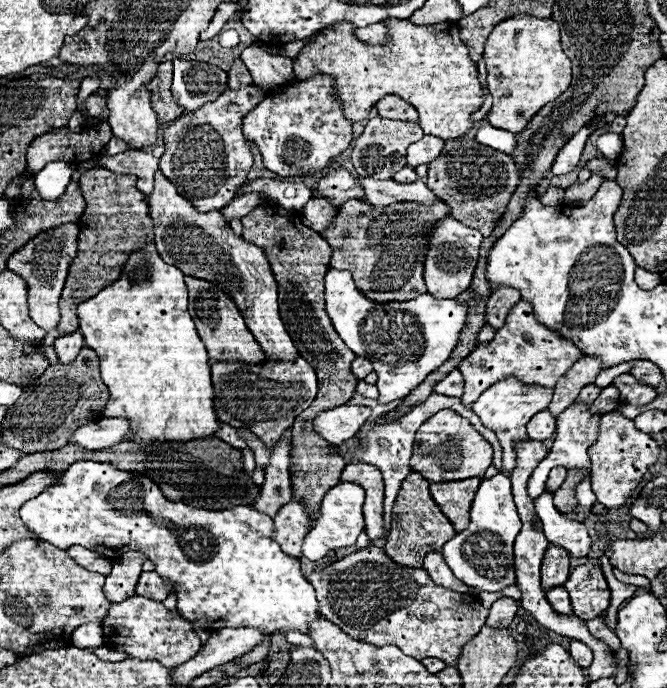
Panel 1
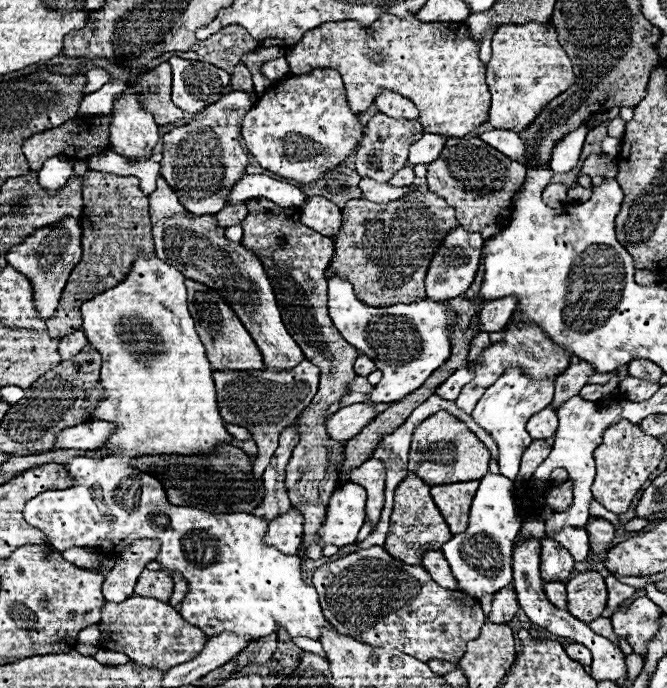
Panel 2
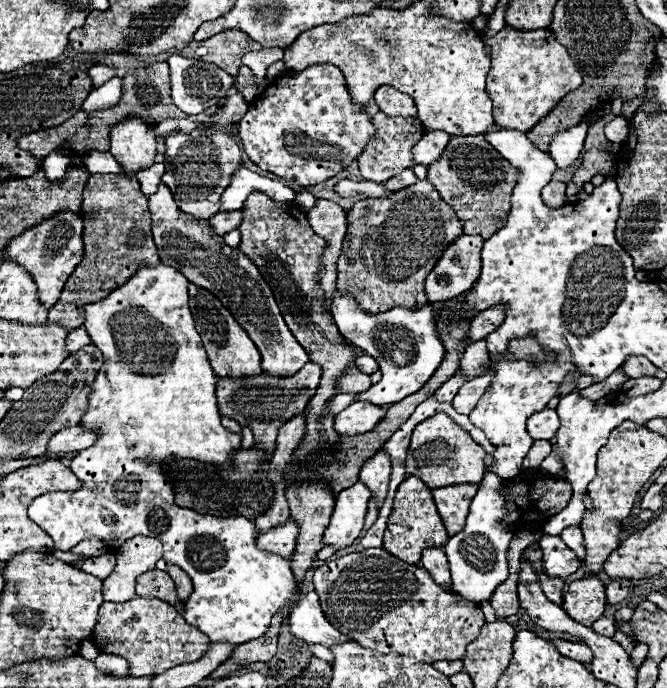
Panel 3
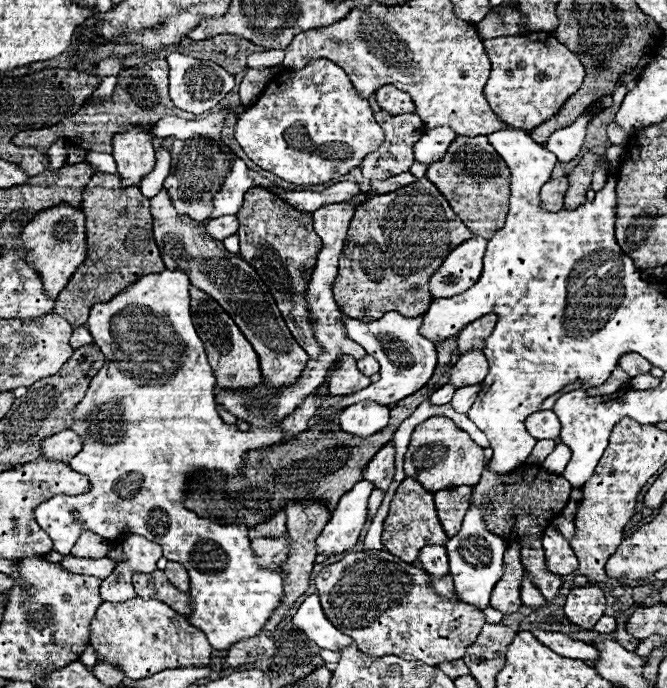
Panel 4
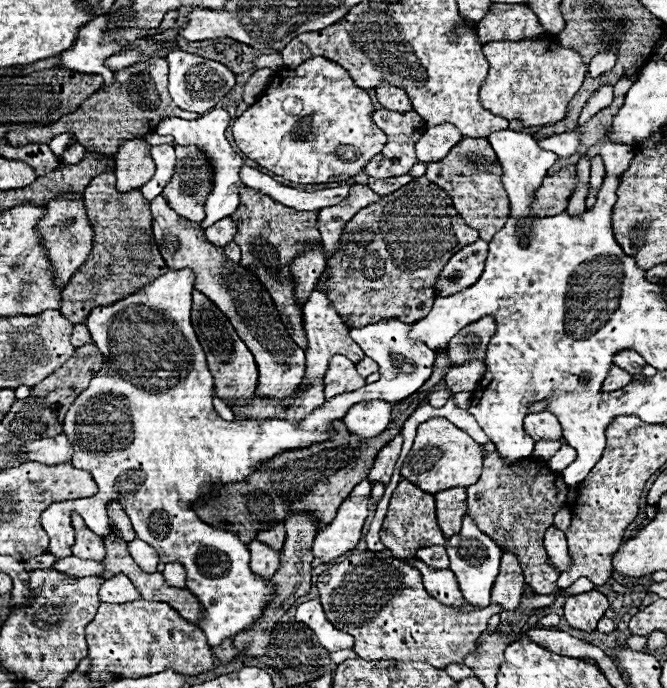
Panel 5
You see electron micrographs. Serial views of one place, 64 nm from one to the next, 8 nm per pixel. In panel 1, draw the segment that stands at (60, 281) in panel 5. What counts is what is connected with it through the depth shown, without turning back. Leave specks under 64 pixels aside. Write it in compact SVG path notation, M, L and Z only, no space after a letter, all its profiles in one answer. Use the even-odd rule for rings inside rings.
M72 222L50 228L34 236L30 242L26 242L18 252L14 252L8 258L8 270L16 272L18 276L24 276L28 284L28 306L30 306L32 320L38 326L42 326L46 332L54 330L60 320L58 300L68 276L68 268L78 252L78 234L80 234L80 228L78 224L72 224Z

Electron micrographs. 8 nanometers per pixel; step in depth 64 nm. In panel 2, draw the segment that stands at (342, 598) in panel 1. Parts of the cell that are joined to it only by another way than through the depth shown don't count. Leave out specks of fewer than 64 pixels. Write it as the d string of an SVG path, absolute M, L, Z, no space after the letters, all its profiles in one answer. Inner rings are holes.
M382 546L358 550L320 566L312 578L328 622L362 644L394 648L422 662L458 662L470 640L476 640L486 616L480 602L458 590L444 590L432 582L422 566L408 566L392 558Z

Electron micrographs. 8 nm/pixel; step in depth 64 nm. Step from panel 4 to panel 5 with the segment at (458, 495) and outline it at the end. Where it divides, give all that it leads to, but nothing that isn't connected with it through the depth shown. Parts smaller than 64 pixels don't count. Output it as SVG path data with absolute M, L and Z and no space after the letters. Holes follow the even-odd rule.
M466 488L442 490L436 496L436 514L440 530L446 538L460 532L462 518L466 514Z

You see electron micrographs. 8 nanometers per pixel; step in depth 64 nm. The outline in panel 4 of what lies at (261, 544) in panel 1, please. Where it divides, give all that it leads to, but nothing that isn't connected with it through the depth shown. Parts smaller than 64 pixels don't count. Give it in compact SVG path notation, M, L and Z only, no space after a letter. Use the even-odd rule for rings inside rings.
M164 270L160 274L140 278L110 302L90 308L86 326L94 338L94 344L104 352L106 364L92 378L86 396L76 404L72 414L74 422L70 424L70 430L84 438L84 446L74 460L70 460L70 466L80 474L88 474L90 492L72 498L52 496L34 510L34 516L36 522L50 534L54 550L62 556L70 554L80 530L90 530L107 541L118 540L122 530L128 530L160 544L164 548L164 558L184 564L190 574L190 624L204 632L214 649L228 650L239 640L260 632L272 610L280 604L284 578L280 568L264 570L256 564L246 526L218 526L210 520L198 518L192 510L186 510L182 506L186 500L186 484L188 478L200 470L230 476L238 474L246 466L248 452L270 450L276 444L294 442L296 434L286 434L280 424L270 428L250 426L246 432L242 432L238 426L226 424L218 416L214 400L214 374L190 318L188 288L190 278L186 272ZM74 512L78 512L80 522L74 520ZM316 594L308 596L301 604L297 613L294 614L292 622L298 630L302 630L310 640L314 640L324 650L338 652L338 650L354 644L354 640L350 636L342 634L328 622L328 618L324 616L324 612L320 608L320 598Z

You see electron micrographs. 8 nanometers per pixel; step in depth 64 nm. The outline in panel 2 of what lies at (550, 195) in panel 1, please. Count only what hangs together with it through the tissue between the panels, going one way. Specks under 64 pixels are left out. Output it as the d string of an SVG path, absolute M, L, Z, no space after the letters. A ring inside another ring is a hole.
M548 184L544 190L544 202L550 208L560 208L566 204L566 192L568 192L568 186L564 184Z

